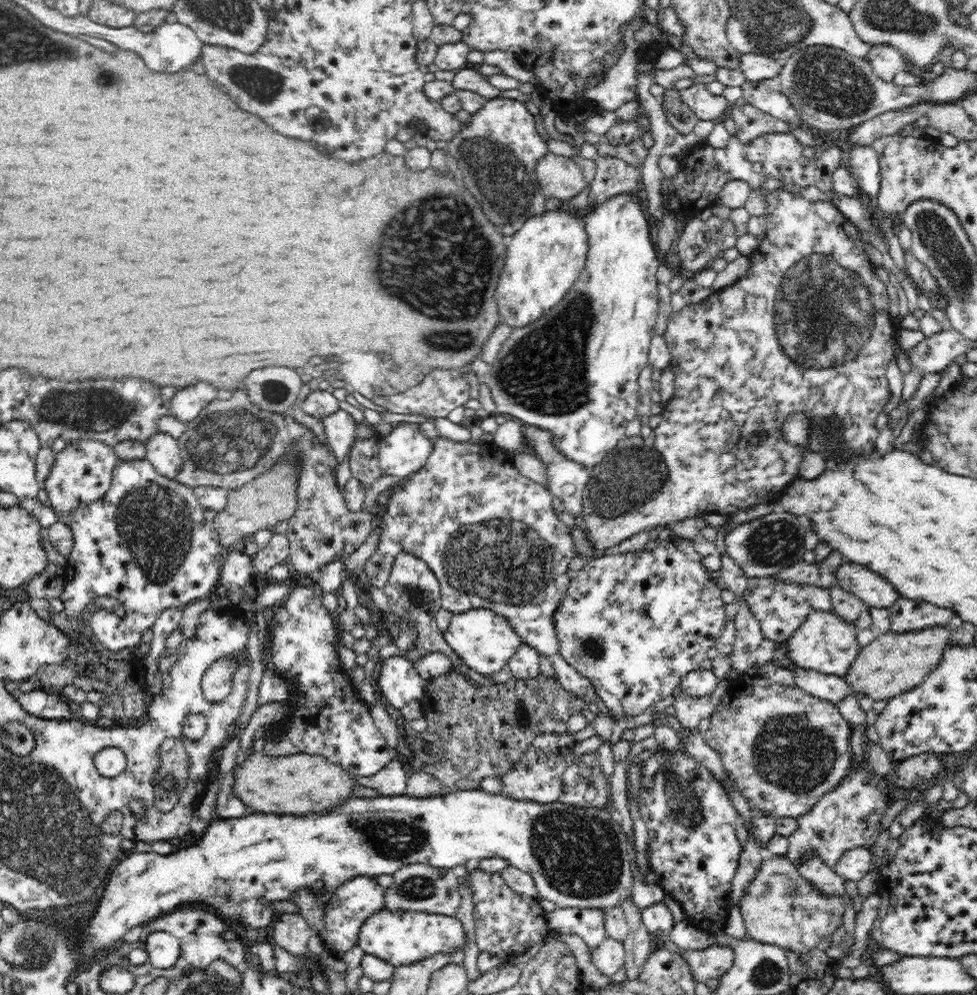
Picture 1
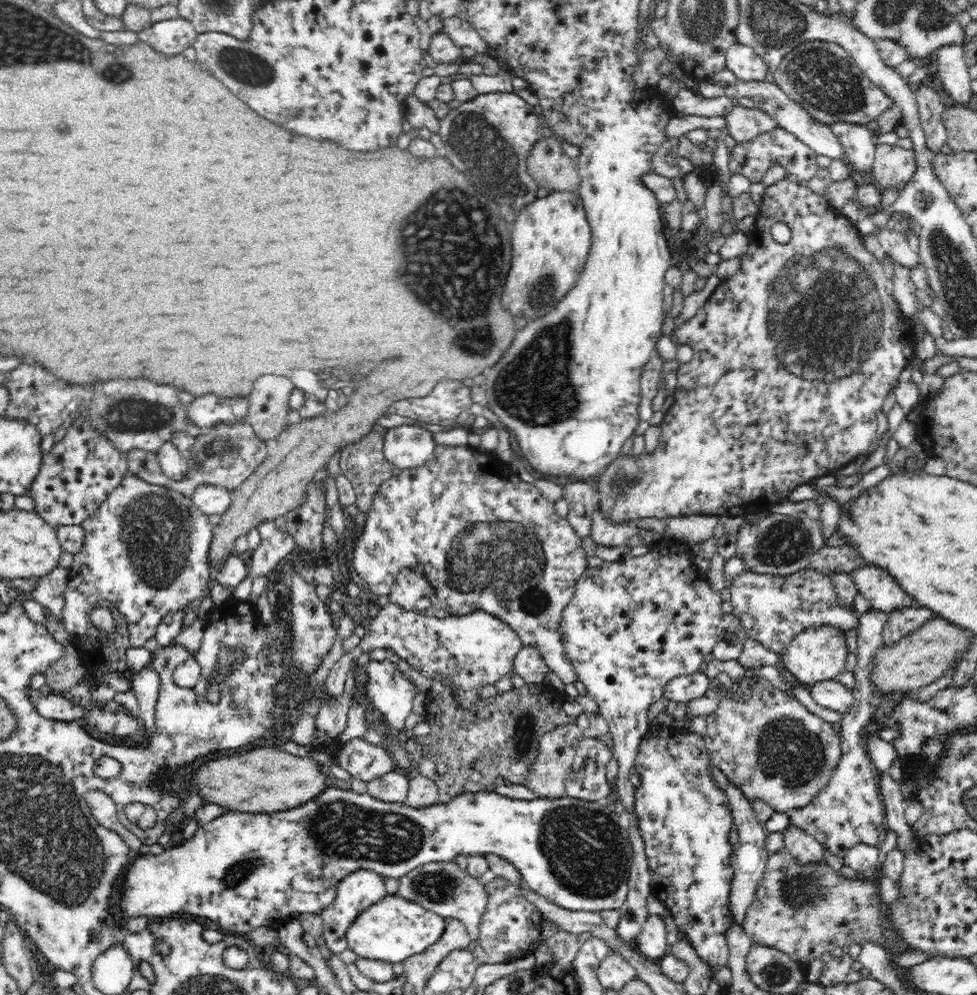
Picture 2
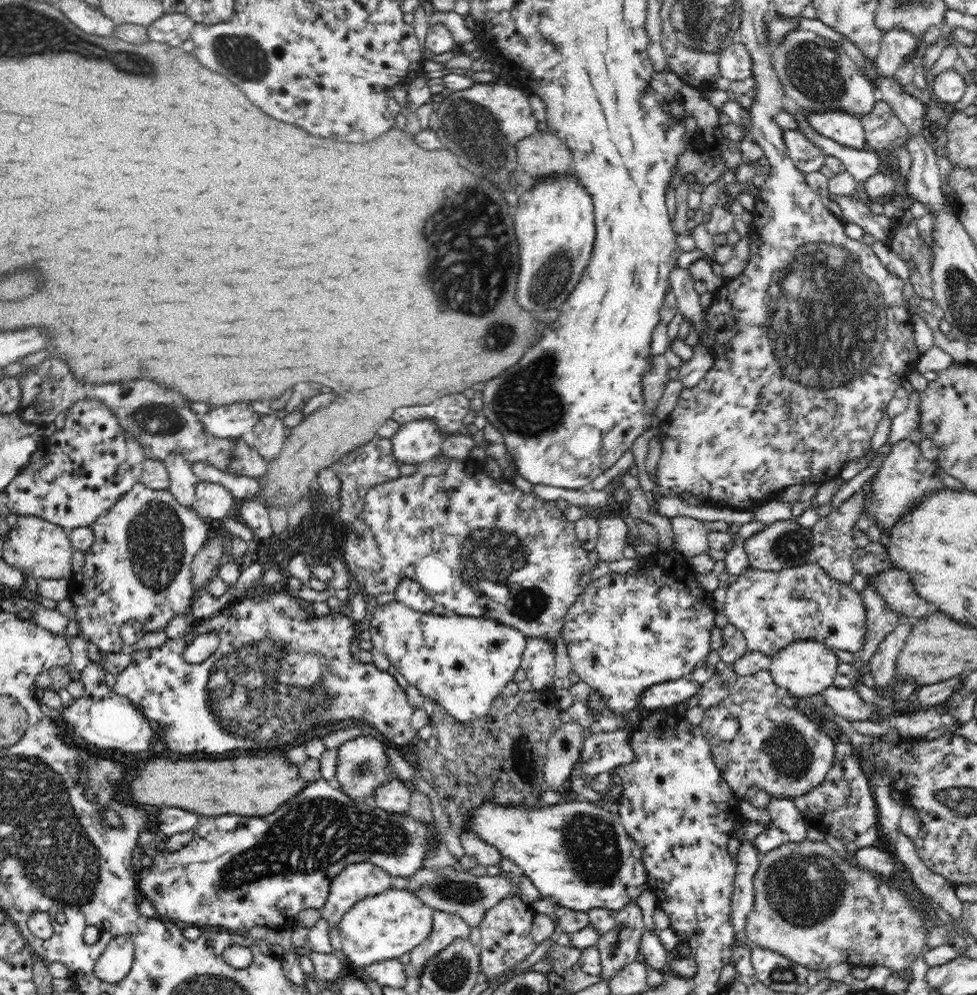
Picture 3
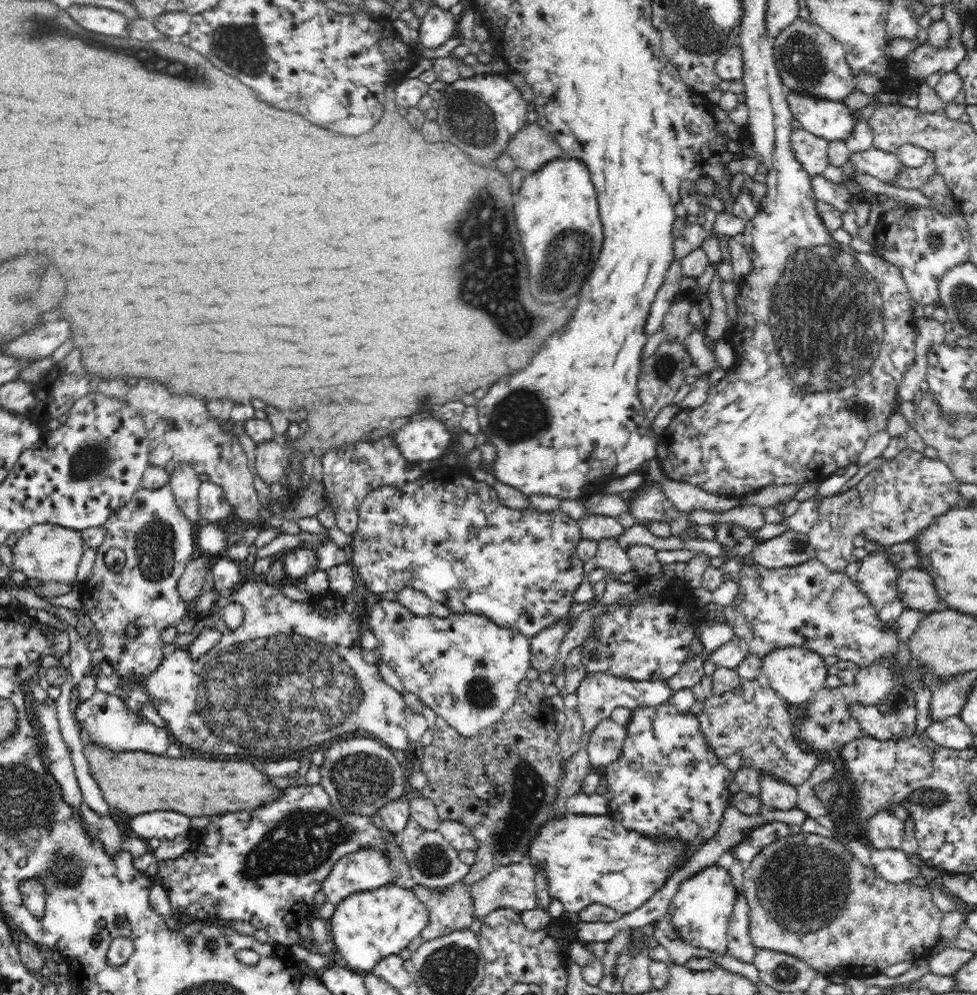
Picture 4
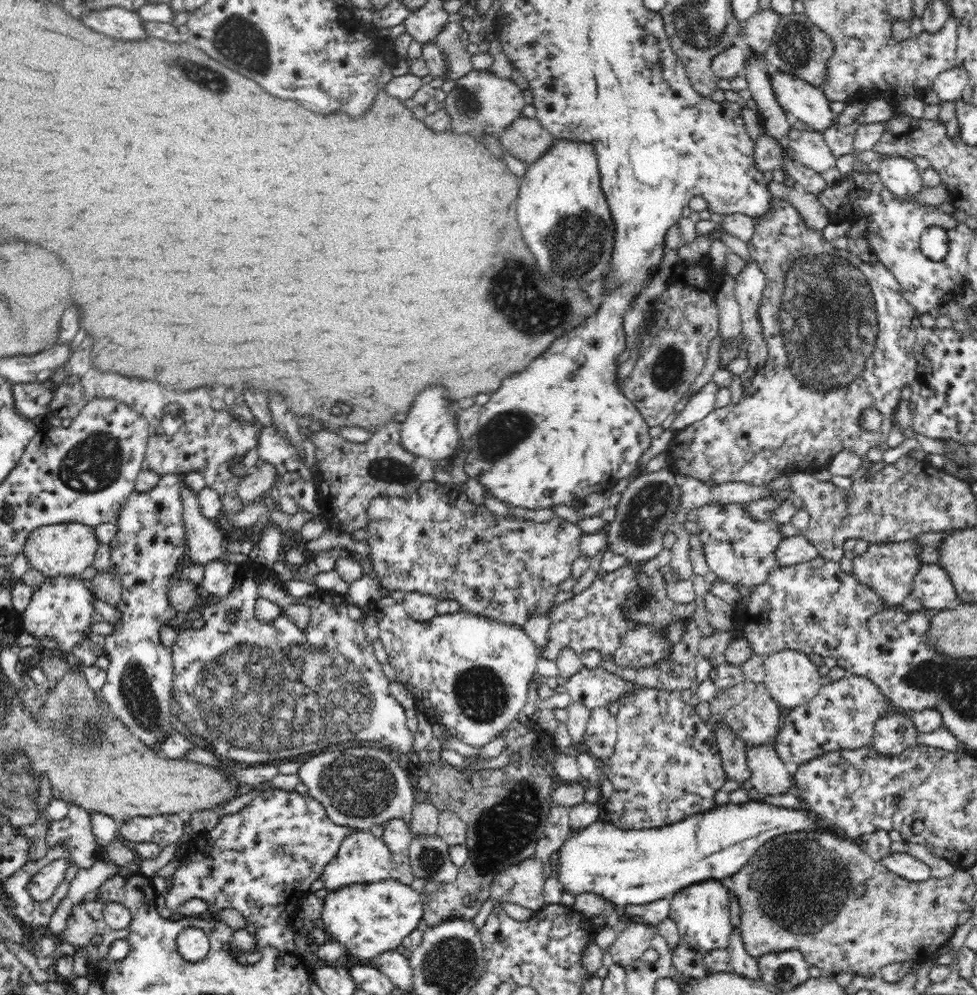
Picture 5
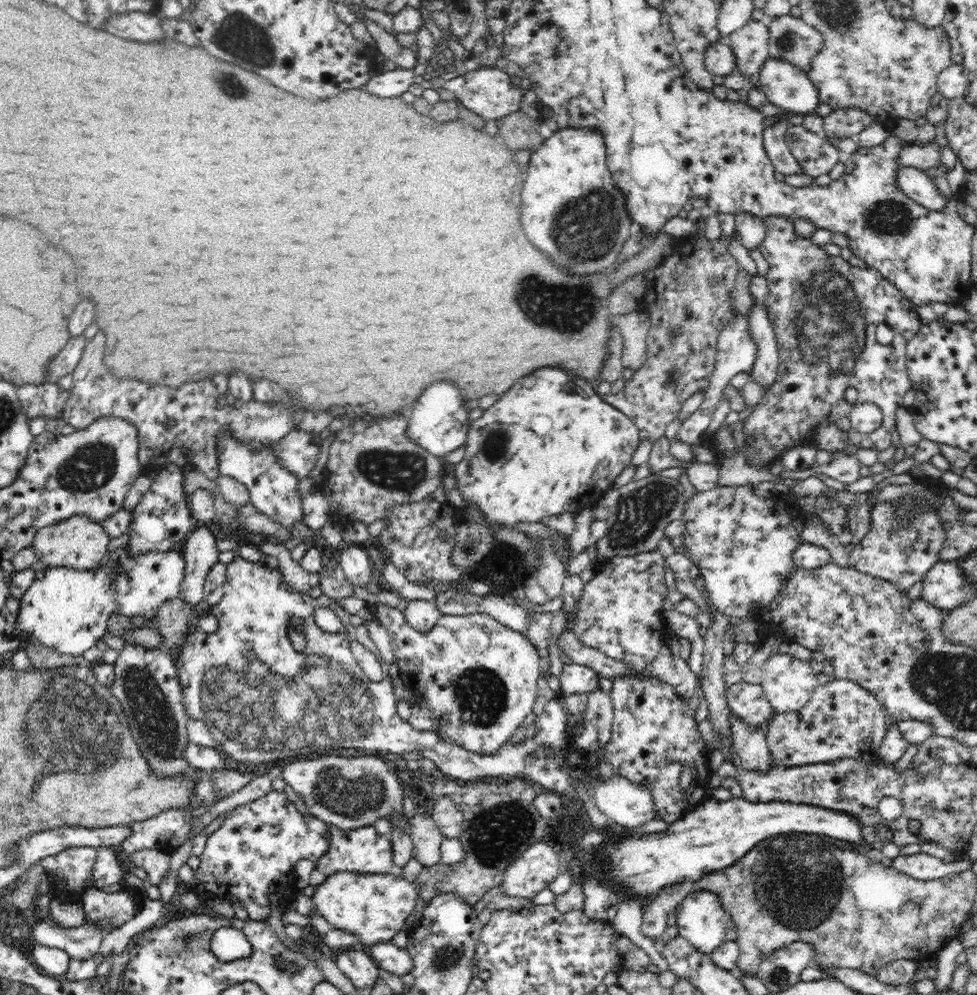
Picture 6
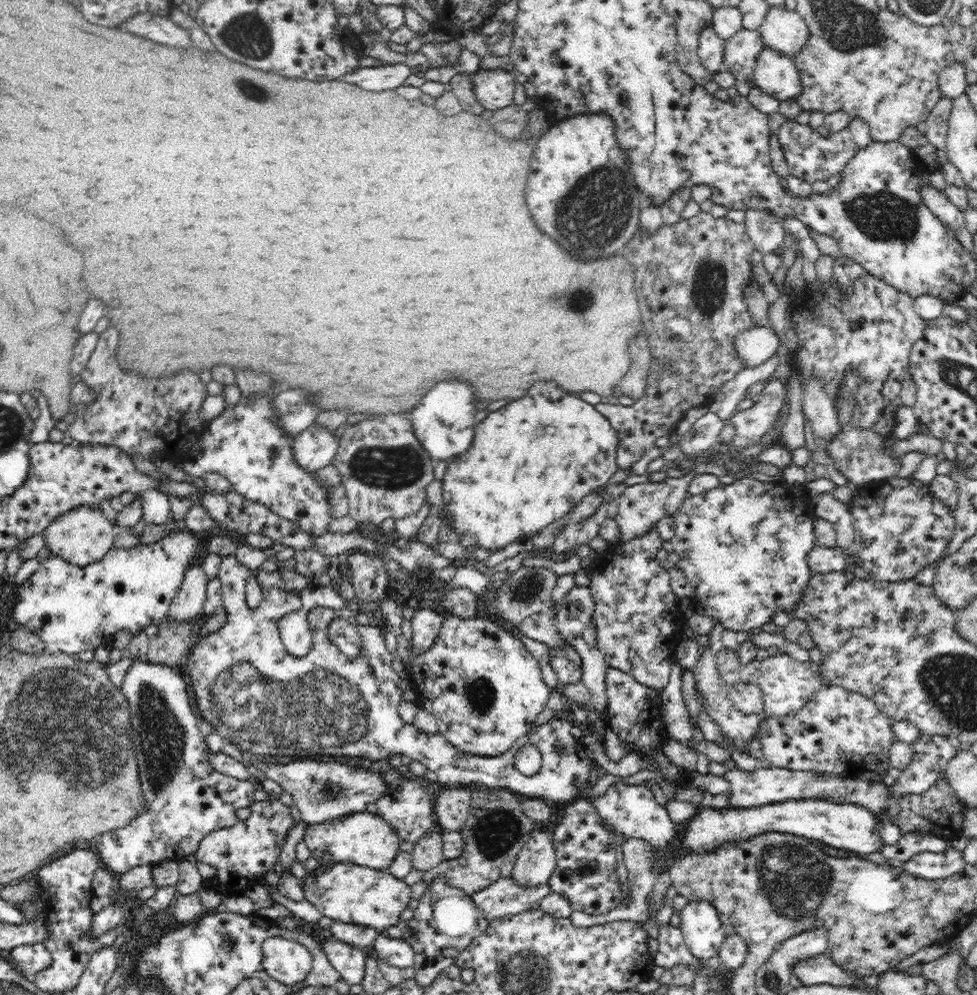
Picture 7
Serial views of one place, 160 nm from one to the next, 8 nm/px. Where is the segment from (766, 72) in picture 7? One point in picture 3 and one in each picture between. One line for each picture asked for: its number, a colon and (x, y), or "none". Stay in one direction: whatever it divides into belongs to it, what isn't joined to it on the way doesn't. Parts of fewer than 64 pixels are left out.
3: (846, 128)
4: (828, 119)
5: (802, 101)
6: (788, 87)

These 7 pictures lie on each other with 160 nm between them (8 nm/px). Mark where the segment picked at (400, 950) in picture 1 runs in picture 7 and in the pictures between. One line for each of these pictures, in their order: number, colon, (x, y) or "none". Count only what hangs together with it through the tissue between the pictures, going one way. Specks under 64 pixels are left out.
2: (394, 928)
3: (385, 926)
4: (367, 926)
5: (368, 919)
6: (374, 907)
7: (350, 893)

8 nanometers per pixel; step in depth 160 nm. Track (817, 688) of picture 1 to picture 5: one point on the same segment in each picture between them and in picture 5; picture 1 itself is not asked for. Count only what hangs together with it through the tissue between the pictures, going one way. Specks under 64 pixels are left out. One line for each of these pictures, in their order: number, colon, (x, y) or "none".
2: (830, 694)
3: (846, 702)
4: (901, 725)
5: (892, 735)

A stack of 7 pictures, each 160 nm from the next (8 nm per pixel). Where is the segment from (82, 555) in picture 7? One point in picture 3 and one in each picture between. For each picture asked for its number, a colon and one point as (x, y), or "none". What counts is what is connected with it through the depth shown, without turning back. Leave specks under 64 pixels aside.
3: (37, 548)
4: (47, 552)
5: (56, 550)
6: (79, 542)

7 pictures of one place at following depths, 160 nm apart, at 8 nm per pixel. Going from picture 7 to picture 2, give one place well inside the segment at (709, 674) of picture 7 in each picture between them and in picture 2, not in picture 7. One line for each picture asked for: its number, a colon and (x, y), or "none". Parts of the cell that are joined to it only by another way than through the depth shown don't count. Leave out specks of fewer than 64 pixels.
2: (804, 848)
3: (784, 814)
4: (774, 792)
5: (769, 775)
6: (748, 742)

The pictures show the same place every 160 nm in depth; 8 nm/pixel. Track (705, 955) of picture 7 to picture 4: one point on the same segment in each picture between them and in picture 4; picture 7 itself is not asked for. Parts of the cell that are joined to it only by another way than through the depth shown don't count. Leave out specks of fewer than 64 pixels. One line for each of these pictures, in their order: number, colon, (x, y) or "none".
4: (701, 909)
5: (701, 911)
6: (701, 919)

